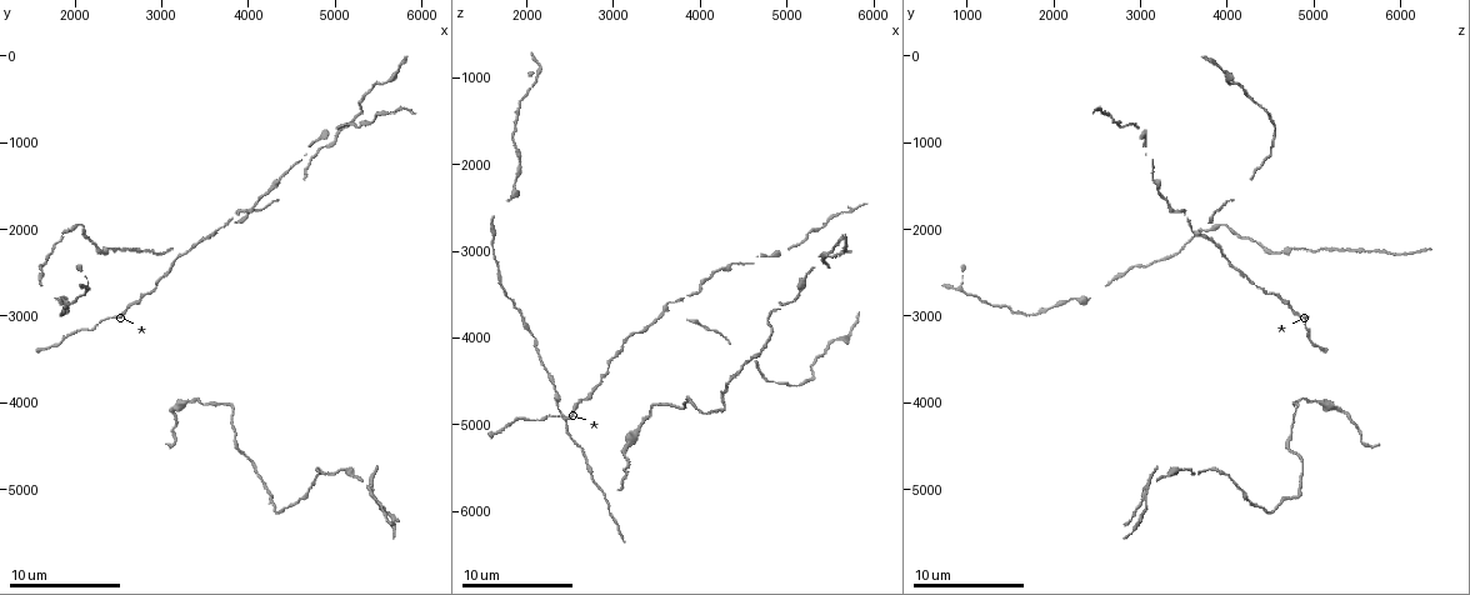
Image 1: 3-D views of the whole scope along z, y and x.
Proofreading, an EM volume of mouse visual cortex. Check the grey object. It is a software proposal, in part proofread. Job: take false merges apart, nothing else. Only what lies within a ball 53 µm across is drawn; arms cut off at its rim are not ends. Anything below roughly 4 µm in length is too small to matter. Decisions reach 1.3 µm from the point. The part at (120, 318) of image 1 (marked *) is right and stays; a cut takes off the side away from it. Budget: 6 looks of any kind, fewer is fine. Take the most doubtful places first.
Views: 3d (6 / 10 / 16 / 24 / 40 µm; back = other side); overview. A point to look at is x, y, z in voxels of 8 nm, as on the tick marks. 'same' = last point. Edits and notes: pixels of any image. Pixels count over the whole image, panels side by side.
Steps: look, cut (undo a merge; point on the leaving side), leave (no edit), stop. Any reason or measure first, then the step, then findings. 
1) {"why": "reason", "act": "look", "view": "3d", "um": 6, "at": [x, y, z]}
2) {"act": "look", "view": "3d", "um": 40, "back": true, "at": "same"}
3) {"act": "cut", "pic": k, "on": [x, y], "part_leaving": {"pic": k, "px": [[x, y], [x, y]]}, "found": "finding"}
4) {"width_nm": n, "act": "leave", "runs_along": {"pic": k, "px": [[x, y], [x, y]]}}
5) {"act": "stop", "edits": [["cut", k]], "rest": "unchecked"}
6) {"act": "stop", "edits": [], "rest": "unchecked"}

{"act": "look", "view": "3d", "um": 6, "at": [3300, 4000, 5150]}

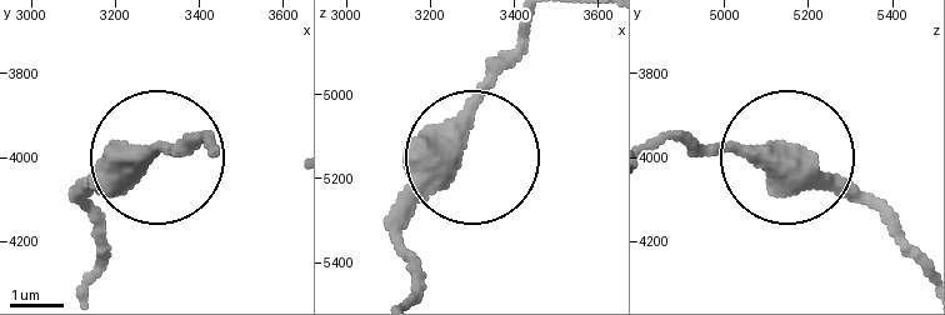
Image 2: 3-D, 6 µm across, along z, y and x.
{"act": "look", "view": "3d", "um": 6, "back": true, "at": [3265, 4000, 5120]}

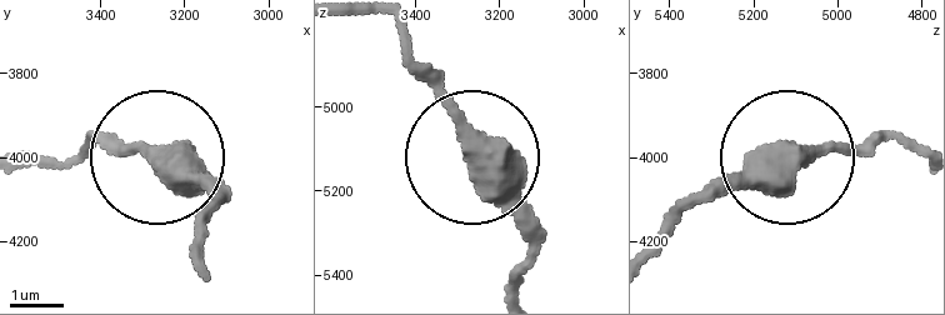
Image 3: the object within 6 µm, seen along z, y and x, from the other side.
{"width_nm": 430, "act": "leave", "found": "all the same neuron"}

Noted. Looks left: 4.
{"why": "sudden change in width", "act": "look", "view": "3d", "um": 16, "at": [3750, 4000, 4800]}

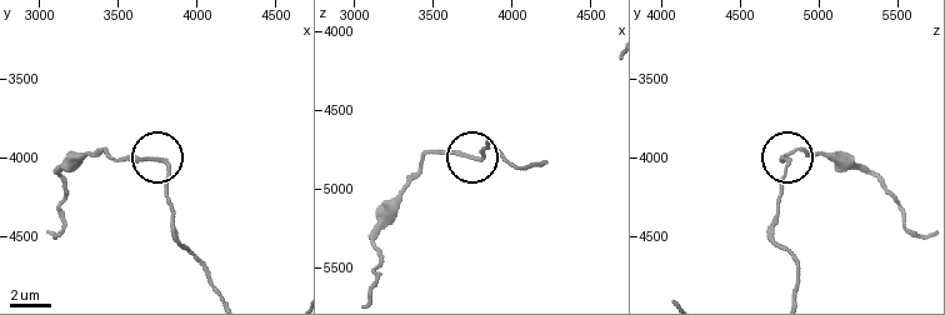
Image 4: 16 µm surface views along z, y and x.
{"width_nm": 170, "act": "leave", "found": "one neuron here"}

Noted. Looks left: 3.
{"why": "sudden change in width", "act": "look", "view": "3d", "um": 6, "at": [5100, 4800, 3550]}

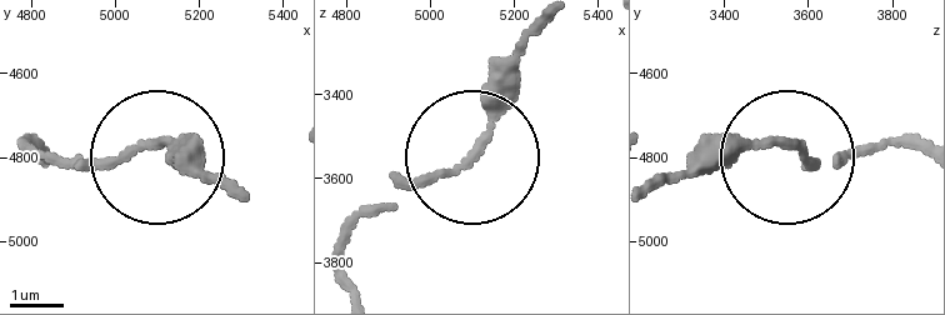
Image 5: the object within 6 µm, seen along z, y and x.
{"act": "leave", "runs_along": {"pic": 5, "px": [[920, 146], [894, 136], [840, 164], [719, 150], [656, 178]]}, "found": "one neuron here"}

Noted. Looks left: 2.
{"act": "stop", "edits": [], "rest": "unchecked"}

